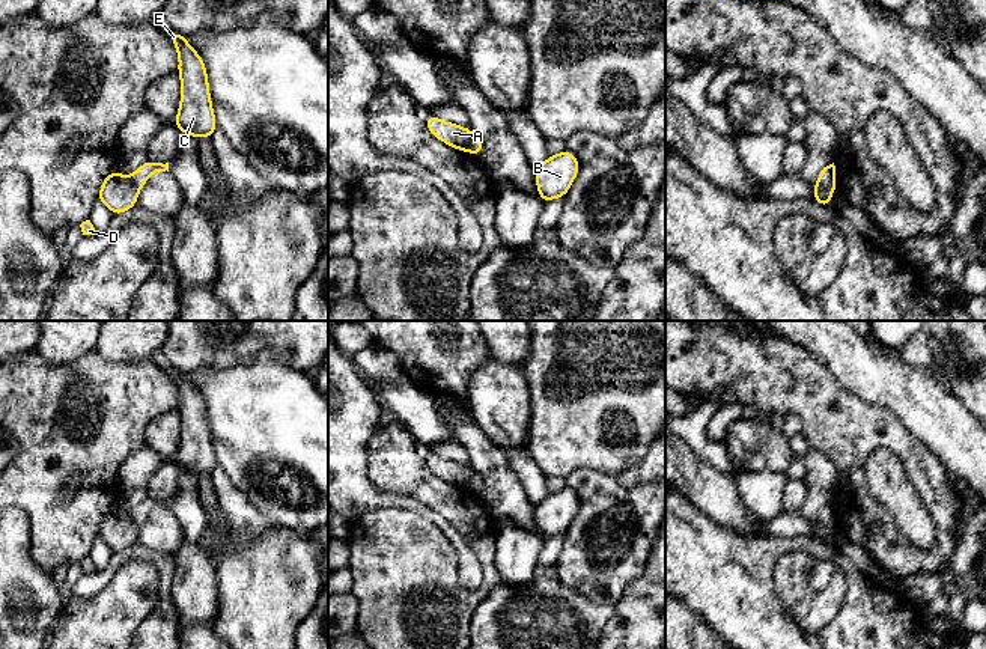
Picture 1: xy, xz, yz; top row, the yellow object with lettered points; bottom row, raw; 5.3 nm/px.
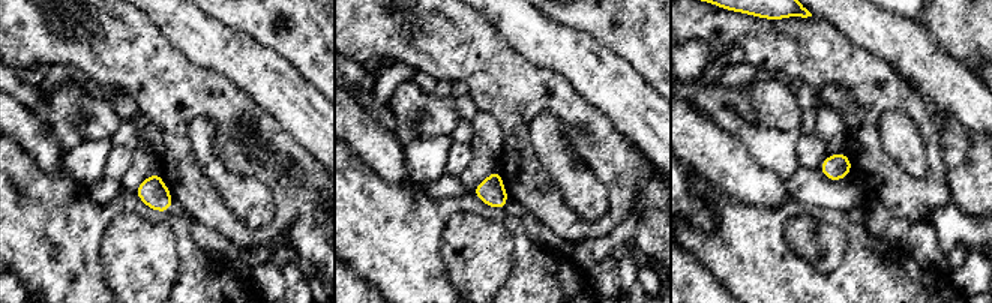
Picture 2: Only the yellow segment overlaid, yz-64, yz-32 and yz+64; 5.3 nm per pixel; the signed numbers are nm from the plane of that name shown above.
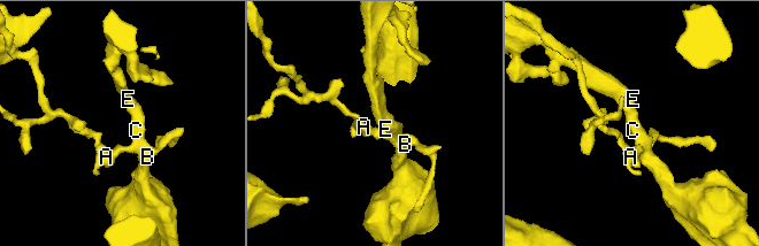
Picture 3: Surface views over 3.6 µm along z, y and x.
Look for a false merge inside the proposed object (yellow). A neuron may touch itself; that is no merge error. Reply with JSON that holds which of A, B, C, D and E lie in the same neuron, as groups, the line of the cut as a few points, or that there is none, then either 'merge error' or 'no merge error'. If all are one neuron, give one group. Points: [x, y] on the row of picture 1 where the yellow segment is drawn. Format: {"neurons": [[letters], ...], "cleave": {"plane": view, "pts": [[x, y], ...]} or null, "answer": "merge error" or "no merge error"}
{"neurons": [["A", "D"], ["B", "C", "E"]], "cleave": {"plane": "yz", "pts": [[816, 182], [833, 190]]}, "answer": "merge error"}

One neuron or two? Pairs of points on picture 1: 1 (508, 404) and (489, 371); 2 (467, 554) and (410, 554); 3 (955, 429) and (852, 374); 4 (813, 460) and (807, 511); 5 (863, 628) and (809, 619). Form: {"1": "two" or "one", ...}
{"1": "one", "2": "two", "3": "one", "4": "one", "5": "two"}

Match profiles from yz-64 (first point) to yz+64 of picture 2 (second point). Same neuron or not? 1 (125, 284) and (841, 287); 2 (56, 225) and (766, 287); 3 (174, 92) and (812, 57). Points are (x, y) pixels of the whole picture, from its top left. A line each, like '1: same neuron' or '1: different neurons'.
1: different neurons
2: same neuron
3: same neuron

